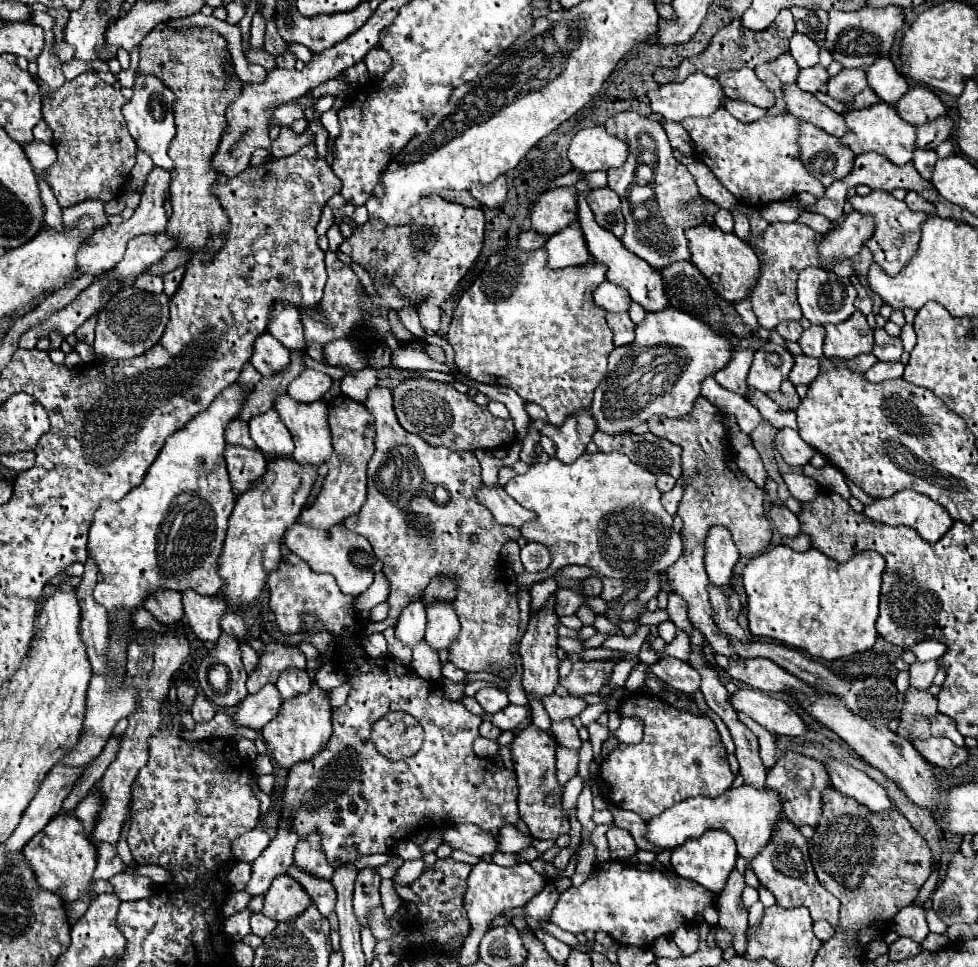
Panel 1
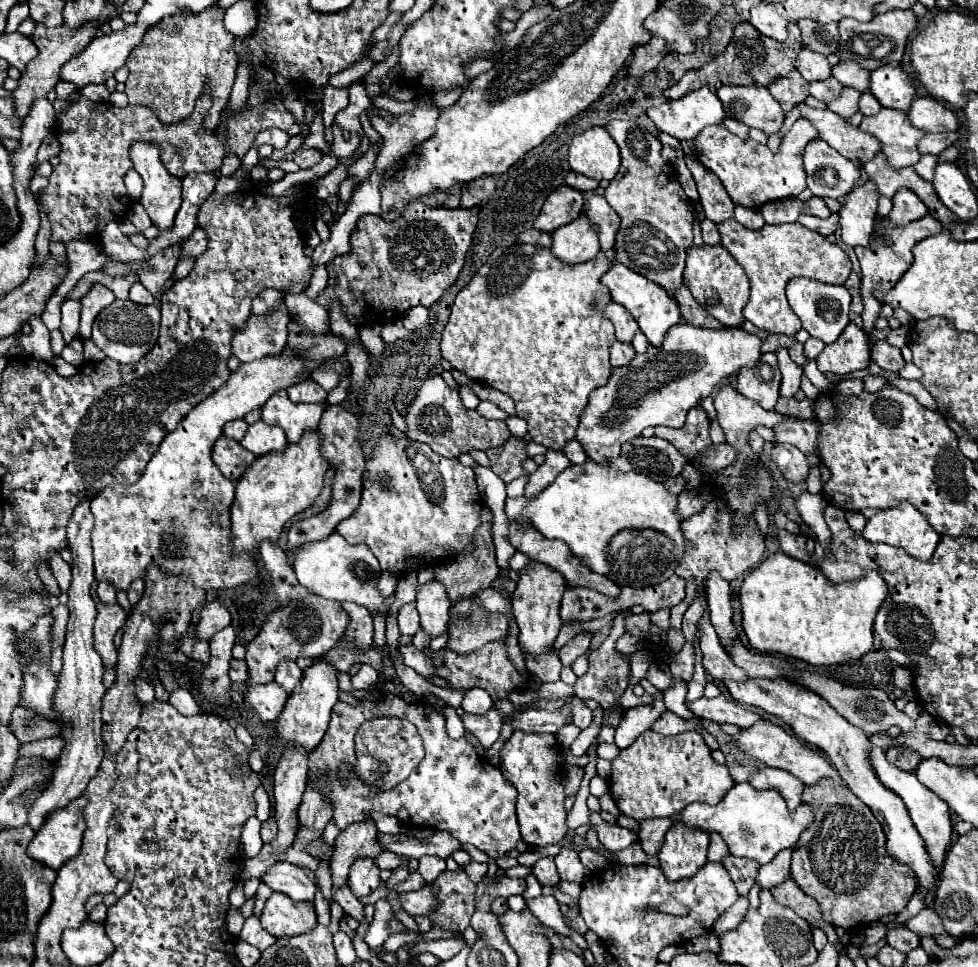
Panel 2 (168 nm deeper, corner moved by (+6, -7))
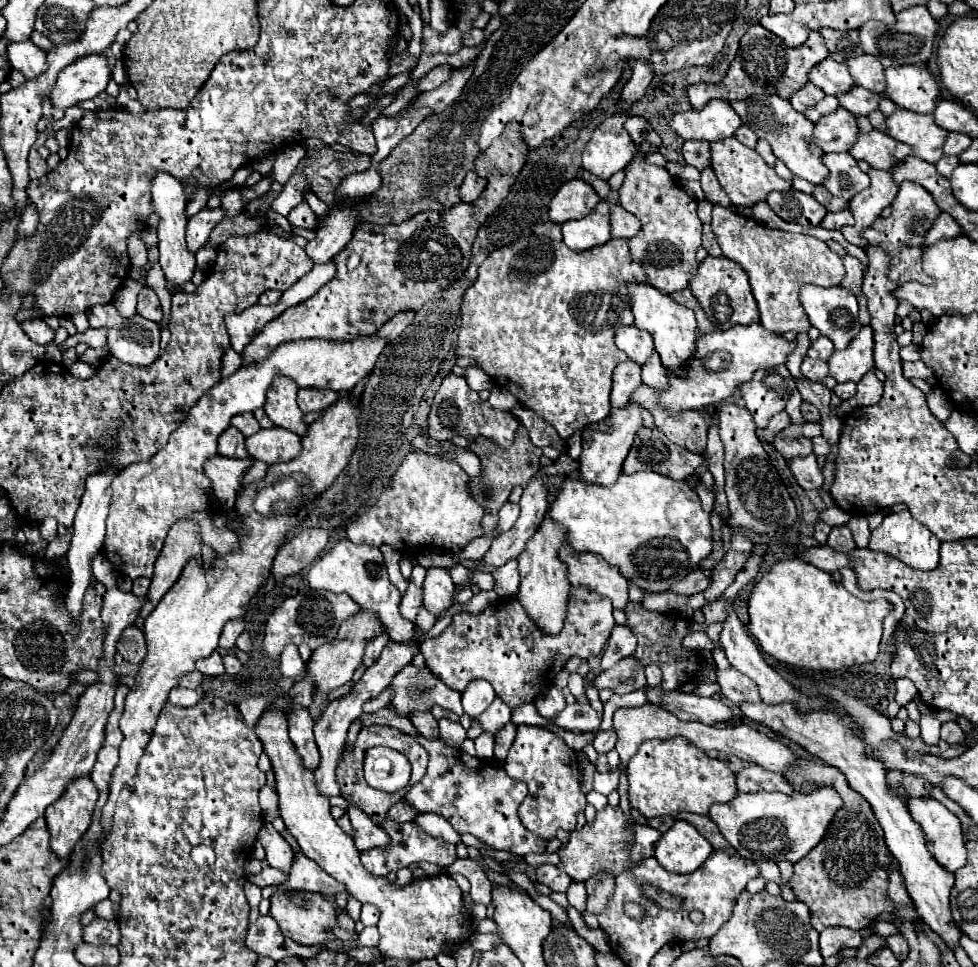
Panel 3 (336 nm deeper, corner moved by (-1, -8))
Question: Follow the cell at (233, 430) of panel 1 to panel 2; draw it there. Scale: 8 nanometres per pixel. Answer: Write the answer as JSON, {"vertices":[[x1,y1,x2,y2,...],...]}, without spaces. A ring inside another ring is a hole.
{"vertices":[[236,419,224,425,224,435,234,441,242,441,242,437,246,435,246,429,248,429,248,423,244,419]]}

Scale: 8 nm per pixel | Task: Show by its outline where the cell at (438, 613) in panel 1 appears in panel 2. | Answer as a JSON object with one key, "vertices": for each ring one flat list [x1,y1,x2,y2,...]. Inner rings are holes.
{"vertices":[[438,581,418,585,416,609,420,613,420,625,430,637,436,637,446,631,450,599,446,597,446,589,442,589]]}

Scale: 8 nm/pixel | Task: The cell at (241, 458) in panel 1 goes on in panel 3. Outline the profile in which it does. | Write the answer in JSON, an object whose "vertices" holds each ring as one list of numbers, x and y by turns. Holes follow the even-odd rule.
{"vertices":[[233,426,219,436,219,454,225,458,251,458,245,448,245,436]]}

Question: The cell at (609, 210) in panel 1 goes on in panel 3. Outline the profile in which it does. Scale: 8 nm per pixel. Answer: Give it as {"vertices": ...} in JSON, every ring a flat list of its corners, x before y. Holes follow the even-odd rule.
{"vertices":[[619,204,611,206,611,238,631,238,639,232,641,224,633,214,623,210]]}

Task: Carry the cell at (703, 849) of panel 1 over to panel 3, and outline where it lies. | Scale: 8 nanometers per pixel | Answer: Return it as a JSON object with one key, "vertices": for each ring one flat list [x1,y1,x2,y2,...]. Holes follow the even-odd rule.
{"vertices":[[677,820,667,832,663,832,655,846,657,862,673,874,695,872,711,852,713,846,709,840,685,820]]}

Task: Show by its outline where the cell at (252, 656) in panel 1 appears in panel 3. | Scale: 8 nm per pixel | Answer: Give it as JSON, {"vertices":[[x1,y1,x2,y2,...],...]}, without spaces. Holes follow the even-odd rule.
{"vertices":[[225,654,223,656,223,664,225,664,225,670,227,670,227,674,239,674,241,672,241,662,239,662,239,658,237,656,233,656,233,654]]}

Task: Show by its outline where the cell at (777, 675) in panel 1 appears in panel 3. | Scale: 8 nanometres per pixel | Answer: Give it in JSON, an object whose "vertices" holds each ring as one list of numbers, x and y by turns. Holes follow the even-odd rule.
{"vertices":[[743,702,741,712,745,716,749,716,751,720,761,722,761,724,769,726,771,730,783,734,785,738,797,742,807,752,815,754,825,764,835,766,837,770,841,770,847,776,849,786,855,792,859,792,871,804,877,820,881,822,887,848,891,850,891,854,899,862,899,872,905,878,907,892,909,892,909,896,917,908,919,918,923,922,927,922,945,940,945,944,951,950,957,948,959,946,957,940,959,940,961,930,955,926,955,922,951,918,951,910,949,910,949,894,951,894,951,888,955,884,955,878,951,872,943,870,943,866,937,866,937,860,933,858,933,854,925,846,925,834,923,834,921,826,909,814,907,802,889,790,889,786,885,782,887,770,885,770,883,762,869,754,865,742,853,732,849,722,845,722,837,712,825,710,825,708,823,710,821,708,809,710,805,714,805,712,797,710,797,706,791,702,783,702,783,704,765,704,765,702,749,704,749,702]]}

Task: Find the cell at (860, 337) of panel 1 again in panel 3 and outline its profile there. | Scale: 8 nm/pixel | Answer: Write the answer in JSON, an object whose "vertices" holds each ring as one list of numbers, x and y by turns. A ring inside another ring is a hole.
{"vertices":[[863,326,845,350,835,350,829,360,829,374,837,382,859,382,873,368,873,330]]}

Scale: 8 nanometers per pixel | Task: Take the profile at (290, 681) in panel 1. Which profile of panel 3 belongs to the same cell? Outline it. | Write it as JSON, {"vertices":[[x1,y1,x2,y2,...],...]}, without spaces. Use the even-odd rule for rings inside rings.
{"vertices":[[287,646,283,650,283,654,279,658,279,668,281,668,281,674,287,678,297,678,305,672,305,662,301,660,297,646]]}

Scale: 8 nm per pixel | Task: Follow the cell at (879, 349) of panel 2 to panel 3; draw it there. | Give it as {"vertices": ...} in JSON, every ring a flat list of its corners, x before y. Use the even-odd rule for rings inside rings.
{"vertices":[[919,360,919,362,903,362,903,376,905,378,929,378,933,376,933,372]]}

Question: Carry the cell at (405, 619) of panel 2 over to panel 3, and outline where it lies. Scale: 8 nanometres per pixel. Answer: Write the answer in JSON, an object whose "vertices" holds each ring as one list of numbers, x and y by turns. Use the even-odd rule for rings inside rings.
{"vertices":[[409,584,407,592,403,594,403,600,401,600,401,616,415,622,417,612,421,610,421,606,423,606,423,590]]}

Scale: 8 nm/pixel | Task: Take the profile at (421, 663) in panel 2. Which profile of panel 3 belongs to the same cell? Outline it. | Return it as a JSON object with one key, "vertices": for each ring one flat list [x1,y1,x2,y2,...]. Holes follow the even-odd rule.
{"vertices":[[343,538,331,550,327,550,319,560,313,562,313,566,307,572,307,580,313,590,329,590,335,594,347,592,363,610,373,612,379,618,379,622,385,626,385,632,393,642,407,644,413,650,413,654,419,652,419,644,413,640,415,624,401,618,399,614,401,594,389,582,385,560,377,546,367,546,367,544,357,546,349,538]]}

